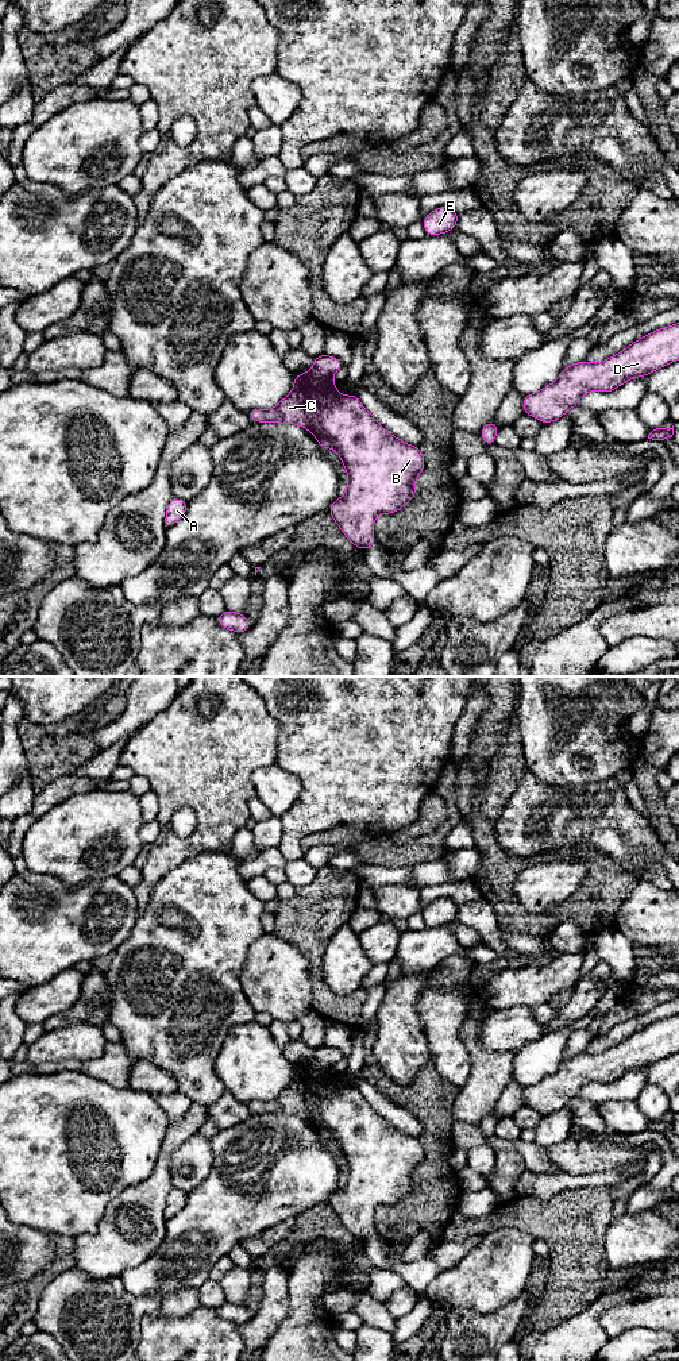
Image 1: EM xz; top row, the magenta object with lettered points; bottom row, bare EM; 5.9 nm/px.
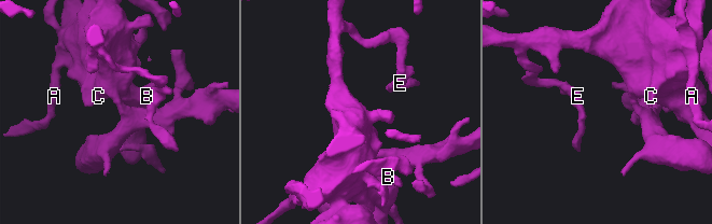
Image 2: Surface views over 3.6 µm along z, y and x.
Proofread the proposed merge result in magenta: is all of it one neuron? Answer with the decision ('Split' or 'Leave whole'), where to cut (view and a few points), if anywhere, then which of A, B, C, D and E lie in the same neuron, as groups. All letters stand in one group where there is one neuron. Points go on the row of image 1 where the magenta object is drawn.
Leave whole. No split. Groups: A B C D E

